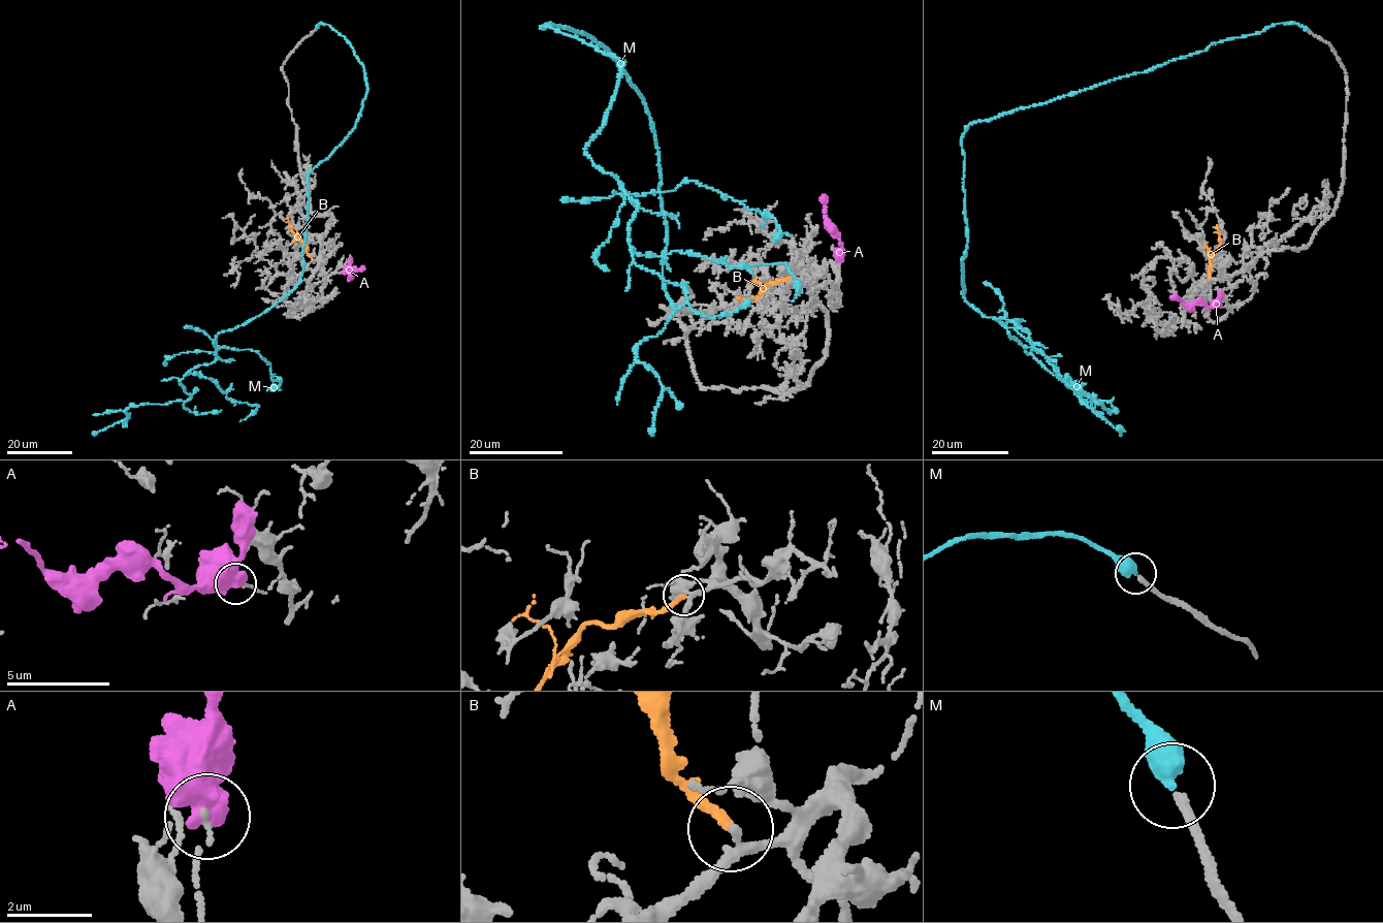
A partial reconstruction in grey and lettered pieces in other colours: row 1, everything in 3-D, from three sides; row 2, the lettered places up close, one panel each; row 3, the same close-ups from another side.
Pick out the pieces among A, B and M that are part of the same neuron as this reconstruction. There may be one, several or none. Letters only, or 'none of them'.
M

